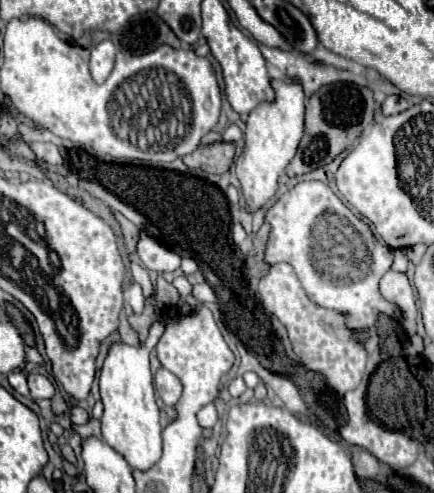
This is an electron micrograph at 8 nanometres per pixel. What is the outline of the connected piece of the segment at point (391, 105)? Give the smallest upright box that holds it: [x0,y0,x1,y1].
[382,96,408,116]

